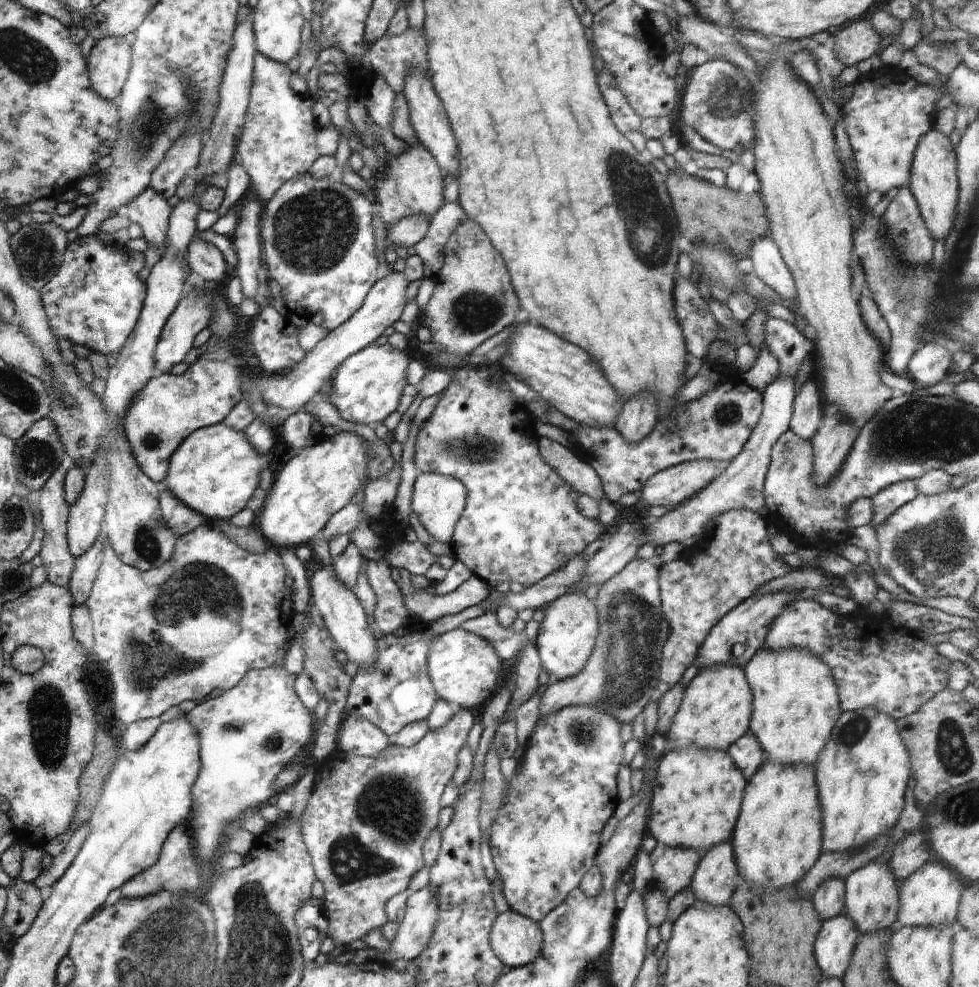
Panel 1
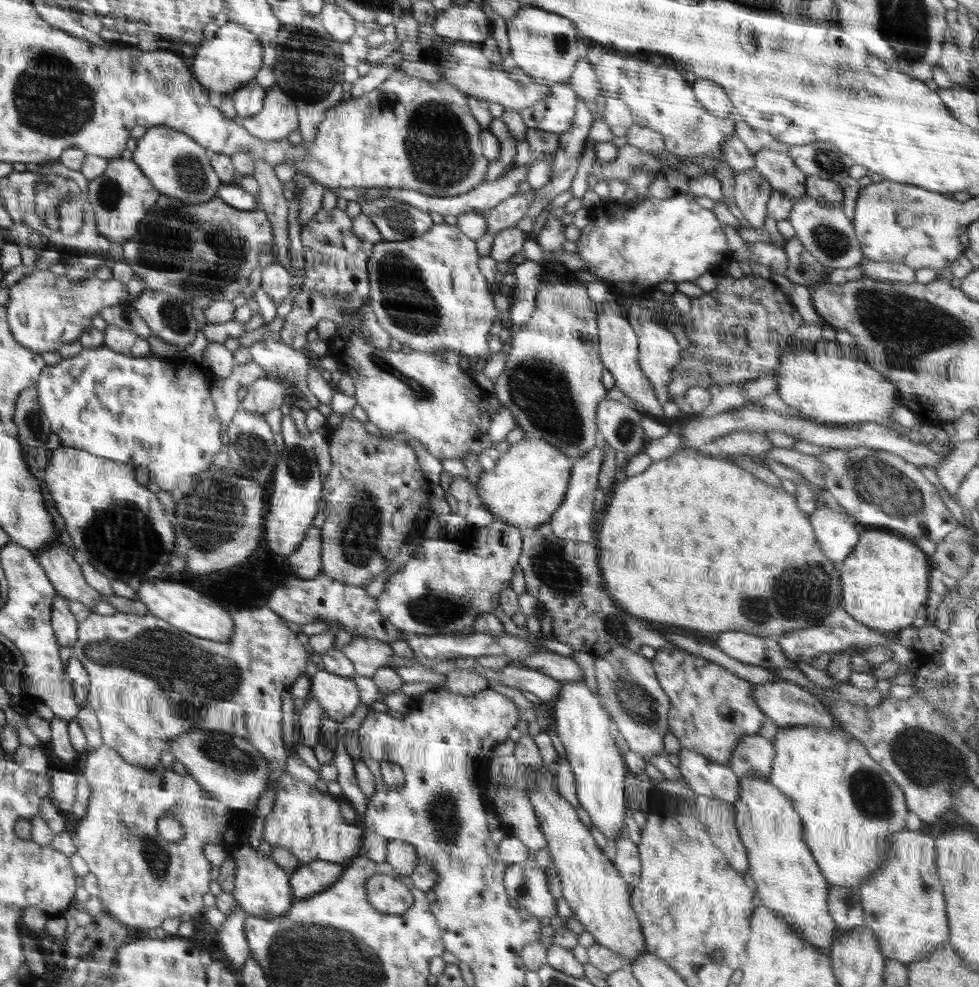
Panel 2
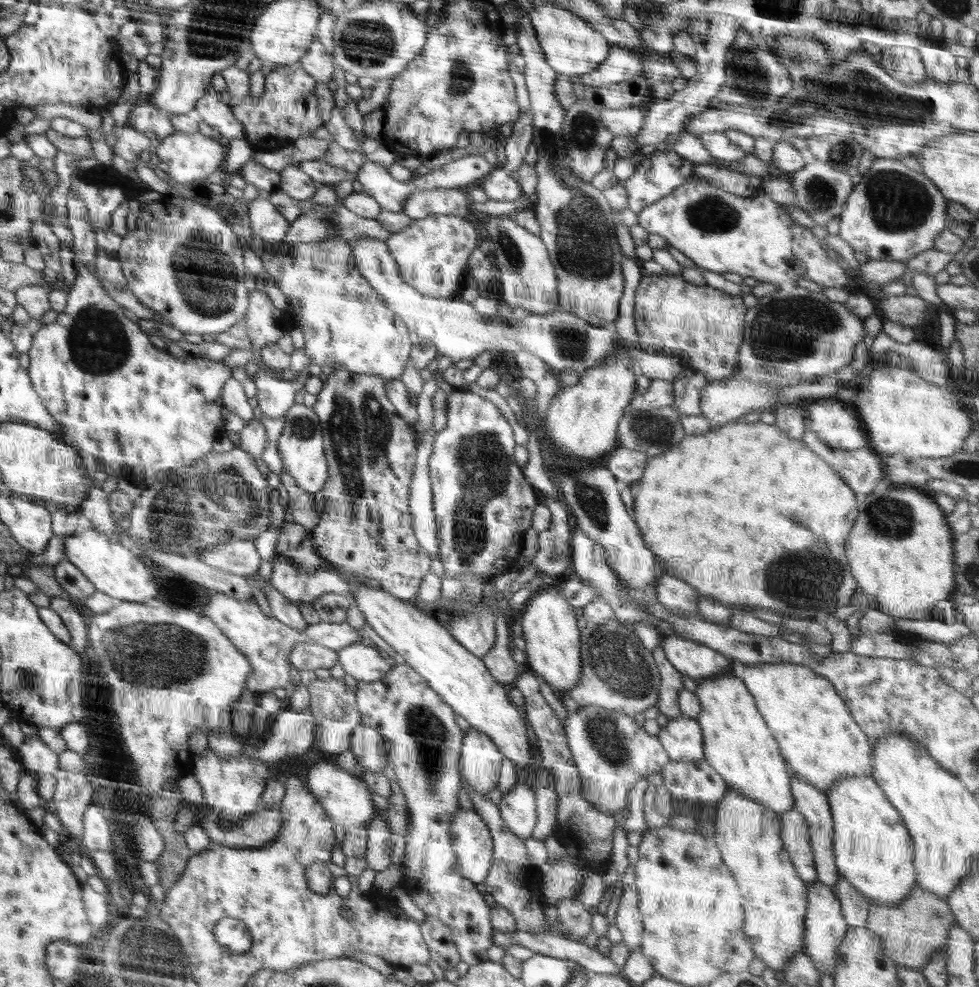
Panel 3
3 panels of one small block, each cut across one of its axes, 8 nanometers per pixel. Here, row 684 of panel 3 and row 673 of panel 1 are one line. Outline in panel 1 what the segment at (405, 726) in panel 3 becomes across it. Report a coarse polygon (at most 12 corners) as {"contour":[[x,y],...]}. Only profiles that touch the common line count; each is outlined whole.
{"contour":[[426,625],[376,641],[346,715],[389,737],[427,720],[439,694]]}

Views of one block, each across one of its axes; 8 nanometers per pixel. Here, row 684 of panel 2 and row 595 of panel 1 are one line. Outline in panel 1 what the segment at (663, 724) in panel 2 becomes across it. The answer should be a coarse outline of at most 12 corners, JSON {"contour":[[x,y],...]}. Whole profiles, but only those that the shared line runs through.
{"contour":[[659,565],[601,584],[583,670],[549,682],[540,719],[592,705],[625,724],[657,695],[671,634]]}

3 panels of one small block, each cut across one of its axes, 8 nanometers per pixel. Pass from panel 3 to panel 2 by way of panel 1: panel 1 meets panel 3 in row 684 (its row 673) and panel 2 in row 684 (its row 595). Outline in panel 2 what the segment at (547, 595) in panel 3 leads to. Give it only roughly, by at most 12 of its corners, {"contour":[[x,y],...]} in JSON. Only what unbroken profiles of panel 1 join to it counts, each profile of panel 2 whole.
{"contour":[[585,680],[560,681],[553,728],[576,794],[609,842],[629,784],[612,718]]}

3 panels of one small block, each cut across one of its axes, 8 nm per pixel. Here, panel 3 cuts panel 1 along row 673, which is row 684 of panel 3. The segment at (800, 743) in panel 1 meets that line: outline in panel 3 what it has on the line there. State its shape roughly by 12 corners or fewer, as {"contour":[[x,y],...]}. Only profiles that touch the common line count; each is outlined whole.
{"contour":[[800,664],[738,666],[798,778],[872,777],[872,745]]}

